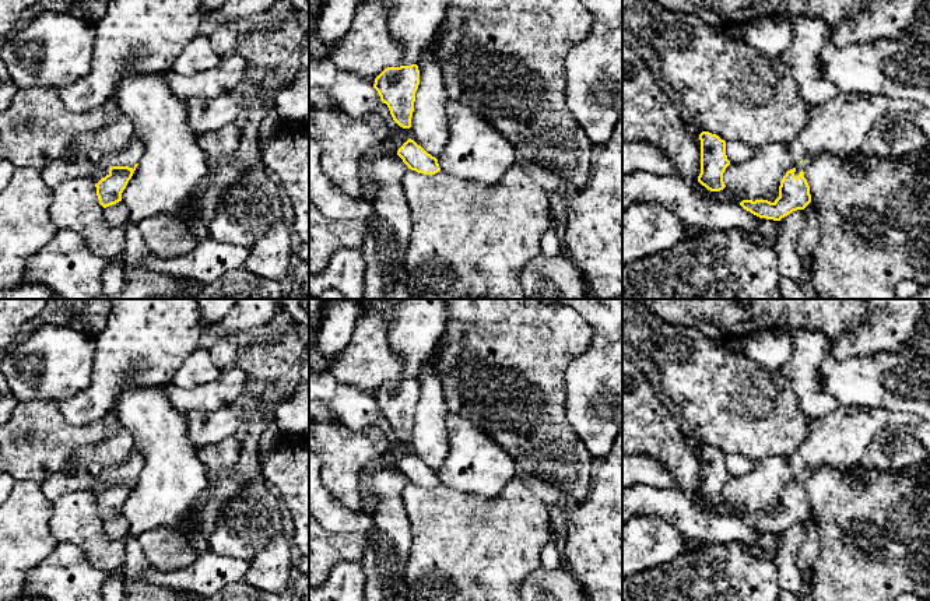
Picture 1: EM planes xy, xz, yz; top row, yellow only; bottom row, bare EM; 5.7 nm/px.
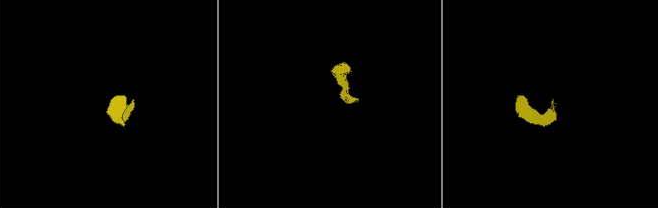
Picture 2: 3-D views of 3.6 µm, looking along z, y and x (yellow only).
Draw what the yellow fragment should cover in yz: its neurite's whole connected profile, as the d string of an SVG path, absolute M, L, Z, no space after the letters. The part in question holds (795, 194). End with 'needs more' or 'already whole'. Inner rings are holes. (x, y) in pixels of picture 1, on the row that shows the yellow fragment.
M806 157L797 164L796 168L786 172L779 186L779 197L773 203L768 200L755 200L755 201L743 200L740 205L759 218L766 218L773 221L780 221L782 218L787 217L793 211L804 210L811 203L811 194L810 194L810 186L807 183L807 179L804 178L803 169L811 161L813 161L813 157Z; needs more

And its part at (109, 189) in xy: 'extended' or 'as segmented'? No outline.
extended

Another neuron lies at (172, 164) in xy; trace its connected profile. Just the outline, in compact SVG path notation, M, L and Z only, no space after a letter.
M162 73L123 75L115 95L144 147L122 193L129 219L138 224L158 214L179 214L199 243L207 239L208 226L199 210L186 205L207 175L207 158L189 126L186 103L171 91Z

